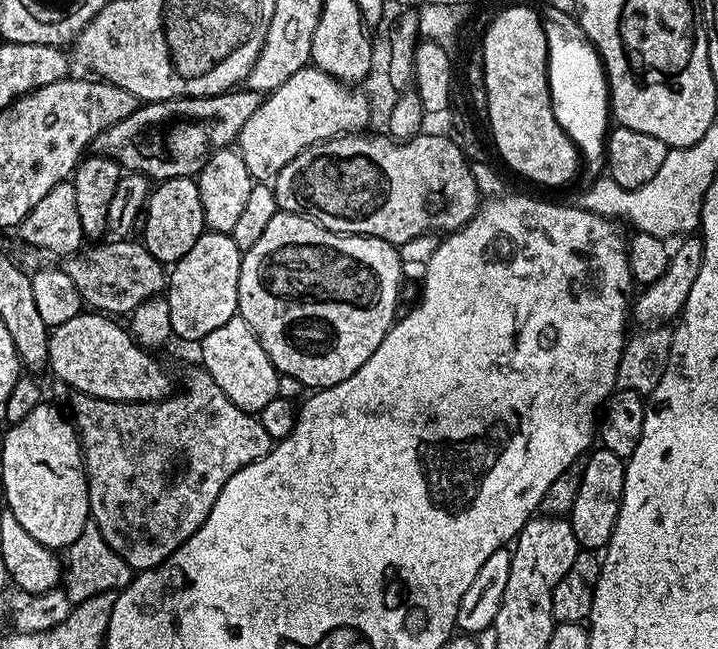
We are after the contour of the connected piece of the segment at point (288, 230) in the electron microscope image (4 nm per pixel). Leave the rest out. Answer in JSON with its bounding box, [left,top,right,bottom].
[238,210,402,390]

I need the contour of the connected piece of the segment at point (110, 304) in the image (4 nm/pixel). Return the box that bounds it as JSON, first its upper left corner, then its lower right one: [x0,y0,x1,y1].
[64,238,166,314]

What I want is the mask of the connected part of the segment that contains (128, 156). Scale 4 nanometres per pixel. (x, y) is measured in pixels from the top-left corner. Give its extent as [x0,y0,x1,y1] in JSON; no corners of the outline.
[90,90,261,182]

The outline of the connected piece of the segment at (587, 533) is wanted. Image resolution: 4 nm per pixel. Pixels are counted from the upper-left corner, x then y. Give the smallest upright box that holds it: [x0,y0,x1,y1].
[570,446,624,550]

